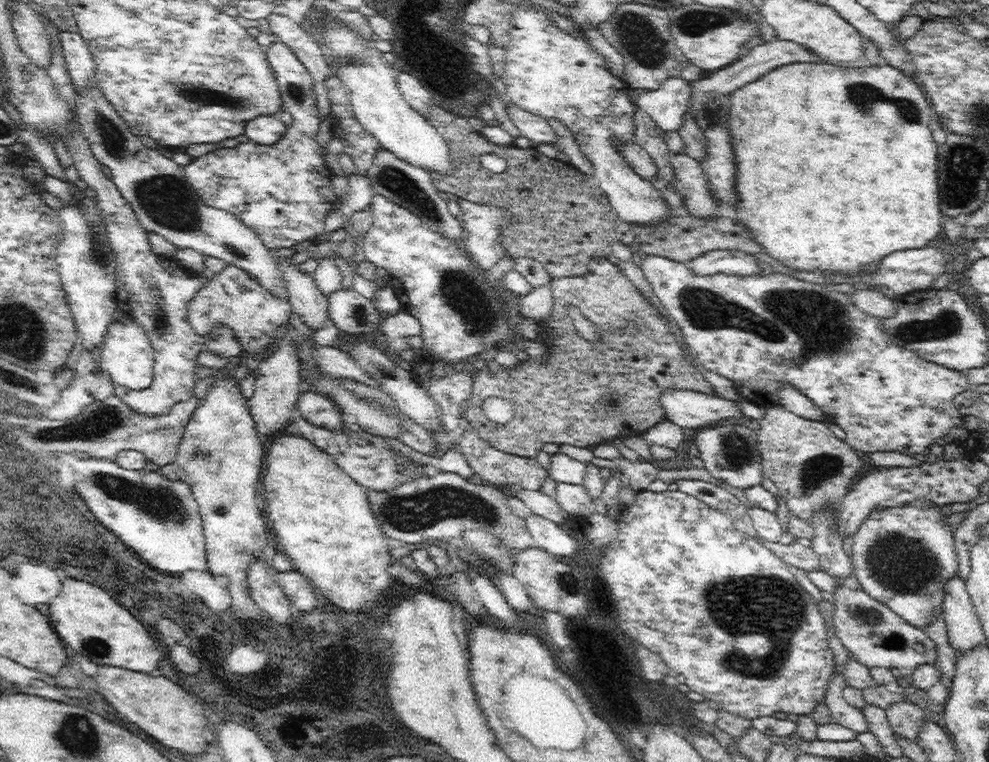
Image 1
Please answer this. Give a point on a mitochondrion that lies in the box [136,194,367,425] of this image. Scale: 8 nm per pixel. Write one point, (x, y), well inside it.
(160, 319)

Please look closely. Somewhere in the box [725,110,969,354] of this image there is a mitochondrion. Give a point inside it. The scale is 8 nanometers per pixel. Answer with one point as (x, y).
(946, 324)

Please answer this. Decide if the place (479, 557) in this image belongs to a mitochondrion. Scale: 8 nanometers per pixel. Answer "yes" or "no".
yes

